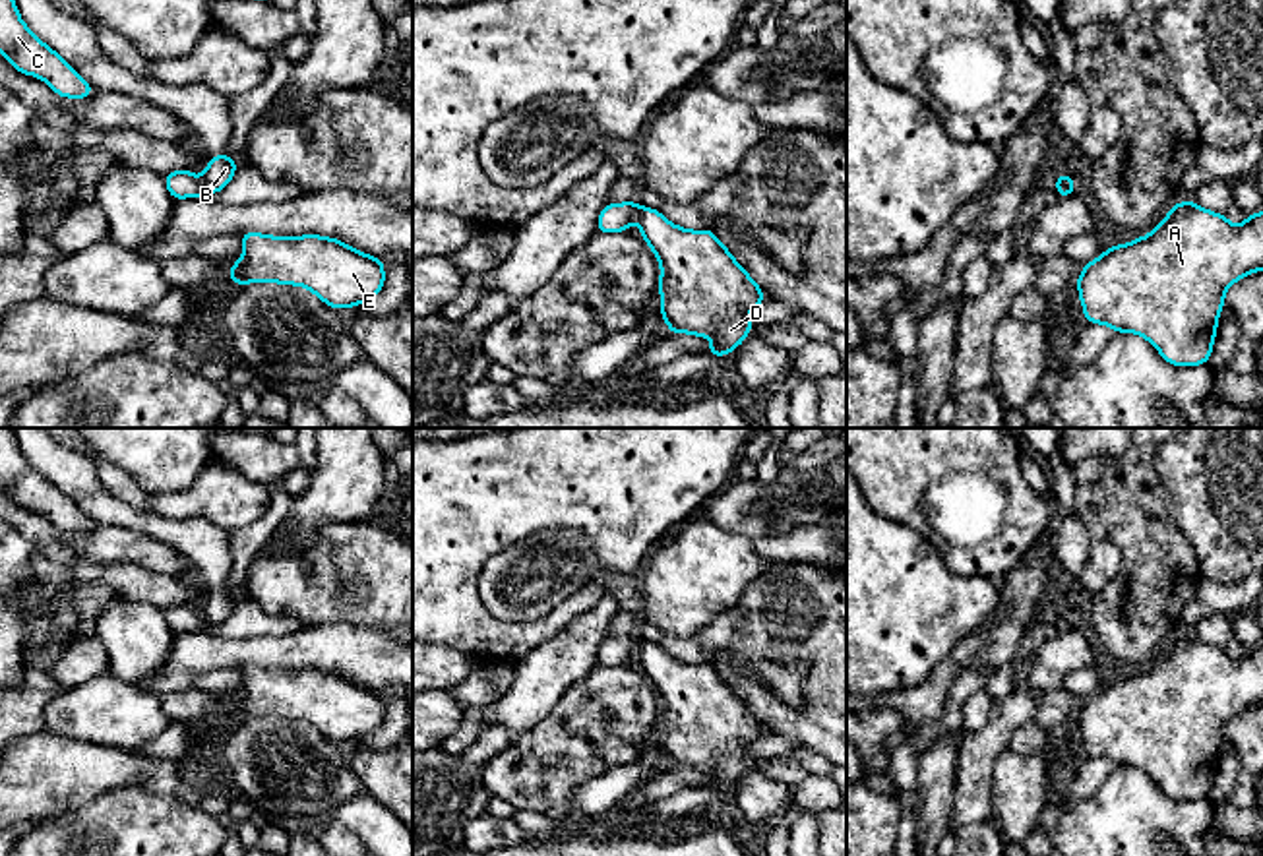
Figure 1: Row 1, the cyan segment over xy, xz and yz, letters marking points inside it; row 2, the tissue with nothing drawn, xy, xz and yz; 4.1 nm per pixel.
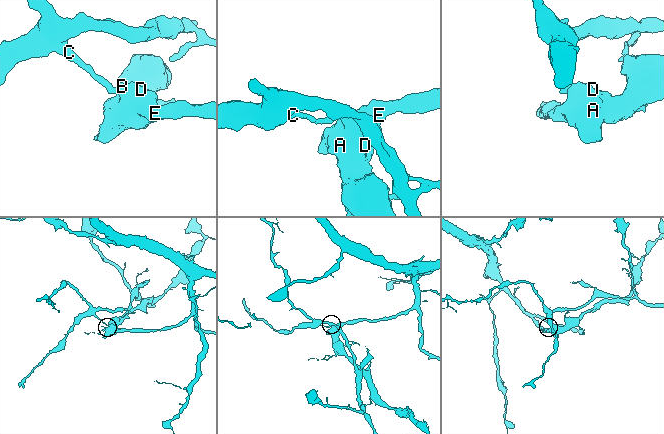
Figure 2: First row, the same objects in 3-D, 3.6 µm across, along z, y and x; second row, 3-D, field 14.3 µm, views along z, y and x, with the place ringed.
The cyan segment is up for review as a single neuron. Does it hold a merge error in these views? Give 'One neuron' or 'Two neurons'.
Two neurons

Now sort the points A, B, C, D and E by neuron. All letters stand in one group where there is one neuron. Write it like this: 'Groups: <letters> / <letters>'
Groups: A B D E / C

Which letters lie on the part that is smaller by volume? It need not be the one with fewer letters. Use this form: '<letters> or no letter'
C

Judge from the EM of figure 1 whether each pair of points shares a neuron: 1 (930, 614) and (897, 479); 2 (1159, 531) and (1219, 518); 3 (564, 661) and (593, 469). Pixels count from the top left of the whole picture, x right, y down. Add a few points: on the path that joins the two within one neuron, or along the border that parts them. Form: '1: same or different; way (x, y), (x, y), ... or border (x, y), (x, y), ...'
1: different; border (868, 506), (882, 516), (909, 525), (944, 556)
2: different; border (1161, 485), (1169, 512), (1188, 541), (1200, 568)
3: different; border (605, 593), (591, 609), (531, 647)

